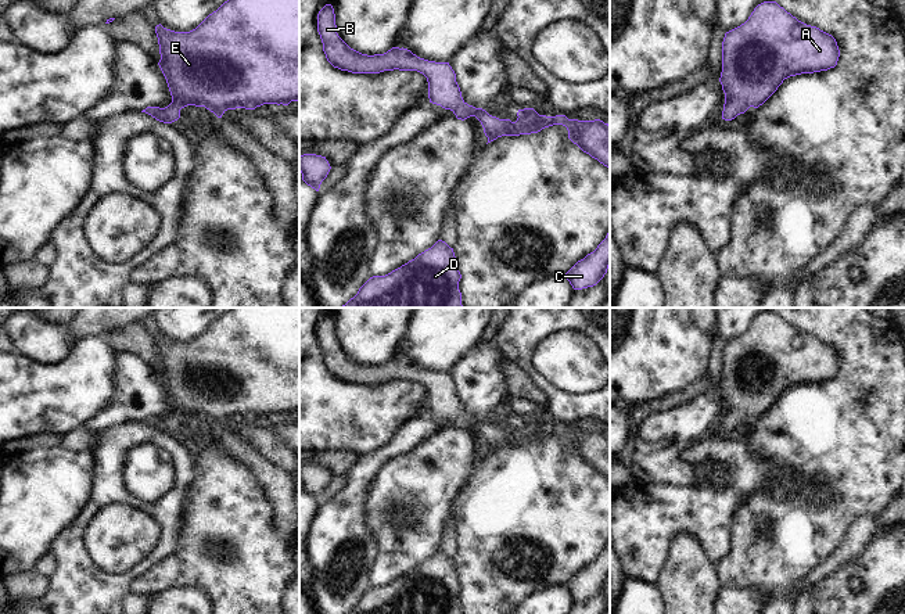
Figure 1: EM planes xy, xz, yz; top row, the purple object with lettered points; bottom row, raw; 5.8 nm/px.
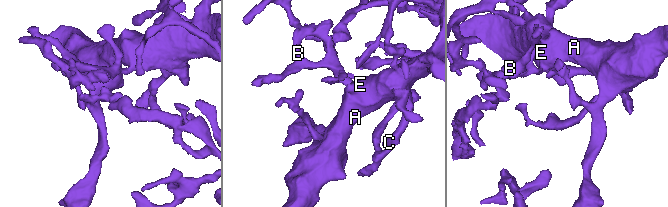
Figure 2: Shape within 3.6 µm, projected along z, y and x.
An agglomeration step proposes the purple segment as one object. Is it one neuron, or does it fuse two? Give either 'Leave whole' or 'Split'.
Leave whole.

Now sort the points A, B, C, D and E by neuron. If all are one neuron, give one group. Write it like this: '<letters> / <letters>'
A B C D E

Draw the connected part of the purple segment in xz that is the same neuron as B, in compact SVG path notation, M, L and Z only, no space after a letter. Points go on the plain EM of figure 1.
M326 315L317 324L317 342L327 371L341 381L352 384L380 384L384 381L417 381L427 388L430 413L450 420L457 430L475 427L488 448L488 453L502 446L538 444L553 435L563 435L568 449L583 463L610 480L610 435L600 430L578 431L565 426L539 426L534 419L518 420L517 431L499 430L482 419L468 416L456 392L449 373L435 373L417 367L407 359L392 358L384 365L367 366L351 359L337 344L335 324Z

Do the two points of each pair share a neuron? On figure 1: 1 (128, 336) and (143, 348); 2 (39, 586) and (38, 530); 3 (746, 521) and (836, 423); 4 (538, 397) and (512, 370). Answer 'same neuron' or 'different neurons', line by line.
1: same neuron
2: different neurons
3: same neuron
4: same neuron

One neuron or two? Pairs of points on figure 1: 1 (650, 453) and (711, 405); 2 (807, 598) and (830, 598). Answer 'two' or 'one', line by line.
1: one
2: two

